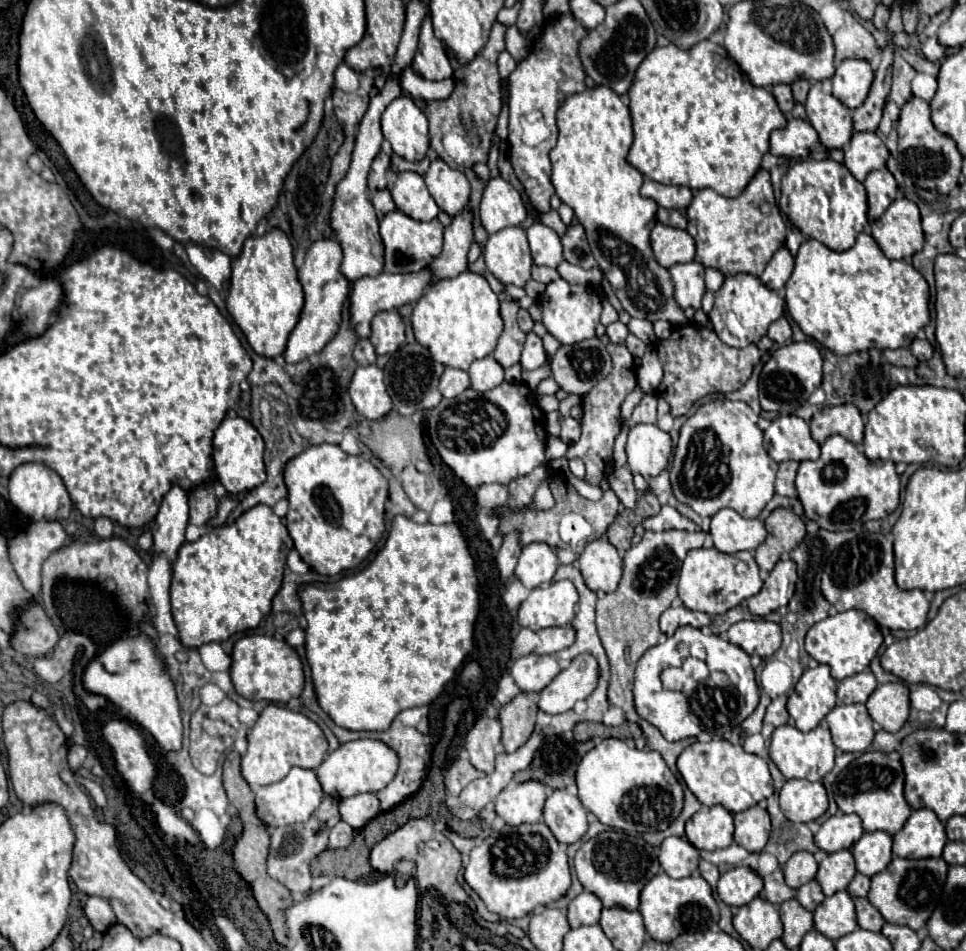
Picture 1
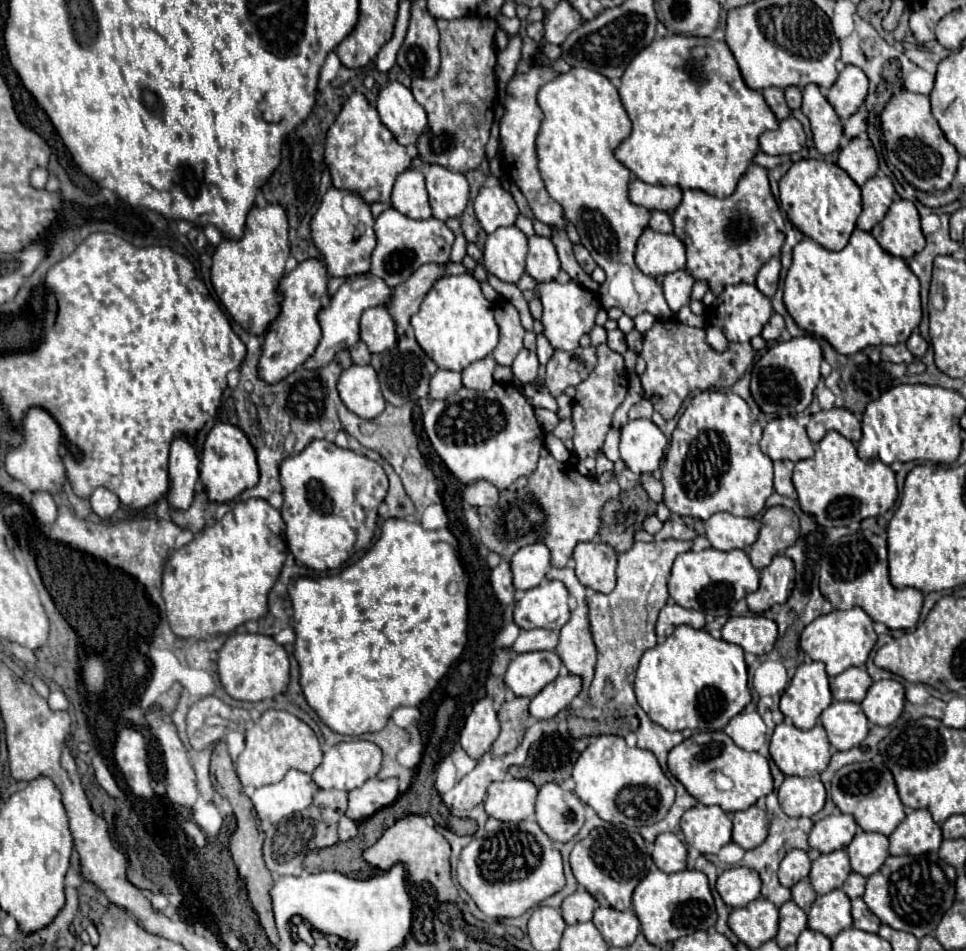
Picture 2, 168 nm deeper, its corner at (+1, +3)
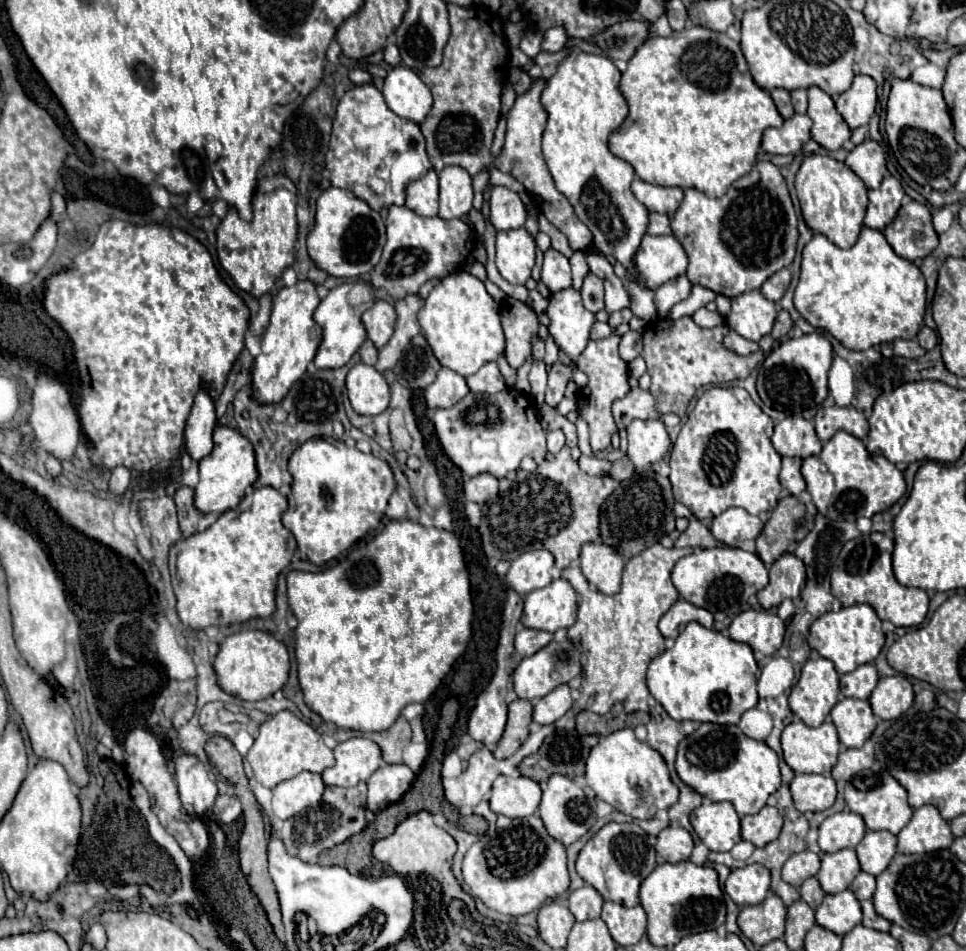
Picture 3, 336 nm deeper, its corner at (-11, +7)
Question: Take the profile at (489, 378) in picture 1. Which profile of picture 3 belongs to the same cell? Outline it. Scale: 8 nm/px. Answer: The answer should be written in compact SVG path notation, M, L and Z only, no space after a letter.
M495 362L485 364L477 374L467 378L467 386L471 388L471 392L475 394L497 394L501 390L505 390L505 380L497 368Z

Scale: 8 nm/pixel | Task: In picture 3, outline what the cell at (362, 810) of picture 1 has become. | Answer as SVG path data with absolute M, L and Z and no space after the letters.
M405 764L379 766L367 780L367 788L369 788L367 808L373 812L379 812L389 804L397 802L407 792L407 788L411 788L413 780L415 780L415 774Z

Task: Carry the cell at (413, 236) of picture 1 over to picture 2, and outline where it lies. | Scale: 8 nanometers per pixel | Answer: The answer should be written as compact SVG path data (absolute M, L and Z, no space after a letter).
M387 208L375 220L375 234L377 234L377 248L371 256L371 274L383 278L391 288L405 282L419 266L429 262L449 262L451 246L453 246L453 232L445 226L443 220L429 218L429 220L413 220L403 216L395 208Z

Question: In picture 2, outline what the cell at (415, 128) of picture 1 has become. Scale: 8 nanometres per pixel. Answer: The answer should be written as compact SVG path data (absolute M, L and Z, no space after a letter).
M389 82L377 96L377 112L383 126L395 136L401 146L415 146L417 138L427 128L427 114L415 102L409 88L401 82Z

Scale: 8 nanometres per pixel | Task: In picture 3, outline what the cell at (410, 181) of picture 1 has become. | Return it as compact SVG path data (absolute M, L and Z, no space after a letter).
M429 170L419 180L413 180L407 186L405 206L417 212L419 216L437 216L439 208L439 182L435 170Z

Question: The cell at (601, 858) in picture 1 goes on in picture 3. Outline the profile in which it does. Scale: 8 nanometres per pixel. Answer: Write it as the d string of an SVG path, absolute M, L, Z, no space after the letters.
M609 822L593 838L589 838L589 842L579 852L575 864L577 874L587 884L591 884L603 896L603 900L611 900L623 906L639 904L639 886L657 864L655 864L655 848L651 844L645 844L643 836L639 836L637 832L639 828L635 824Z

